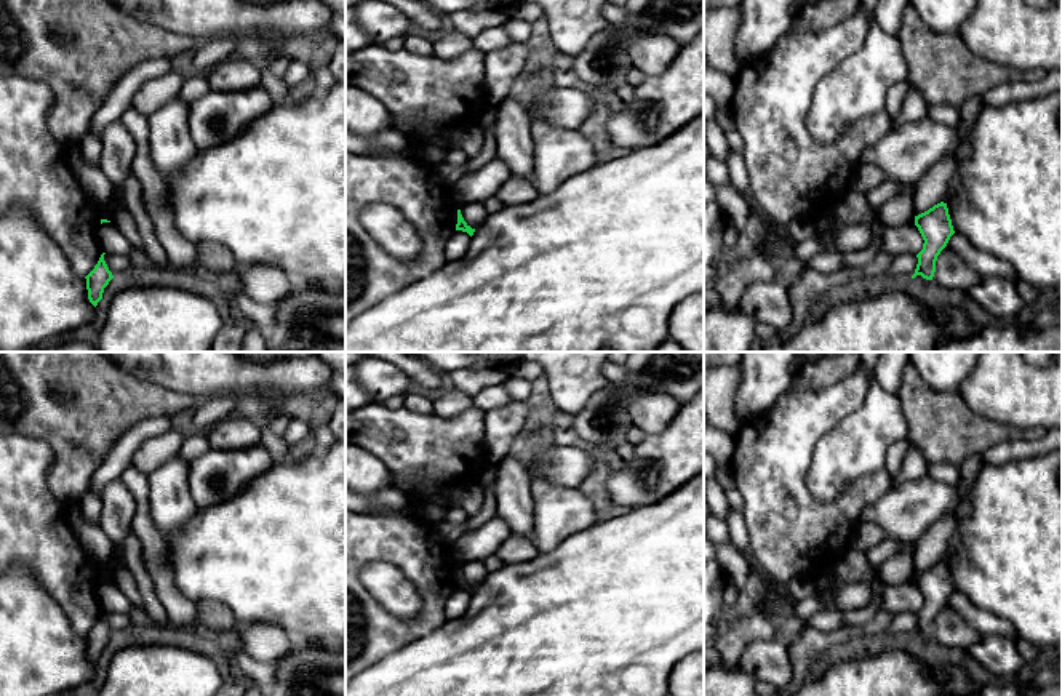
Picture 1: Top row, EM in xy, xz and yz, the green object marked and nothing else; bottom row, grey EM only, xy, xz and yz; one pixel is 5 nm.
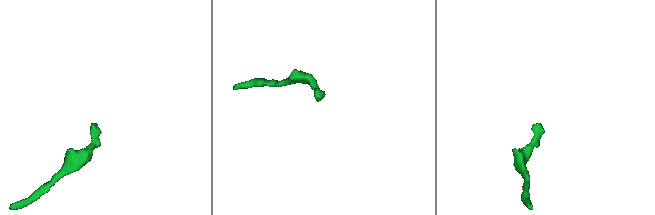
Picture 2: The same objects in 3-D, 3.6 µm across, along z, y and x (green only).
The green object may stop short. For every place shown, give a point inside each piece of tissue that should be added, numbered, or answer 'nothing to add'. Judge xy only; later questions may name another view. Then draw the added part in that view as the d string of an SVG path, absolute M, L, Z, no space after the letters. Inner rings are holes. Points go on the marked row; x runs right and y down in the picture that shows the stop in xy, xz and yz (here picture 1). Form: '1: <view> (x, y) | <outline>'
nothing to add

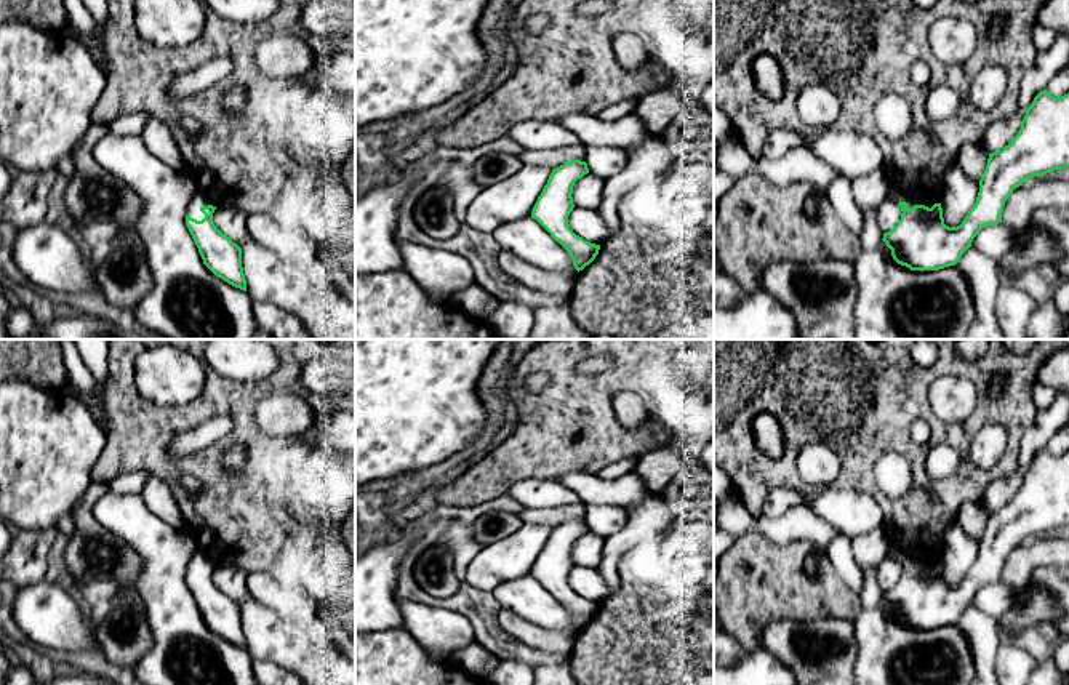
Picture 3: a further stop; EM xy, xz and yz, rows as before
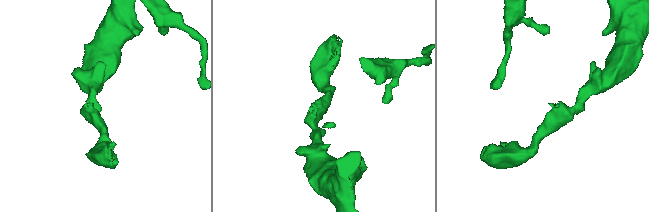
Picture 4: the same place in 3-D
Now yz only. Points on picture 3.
1: yz (893, 194) | M890 186L887 197L893 202L906 202L907 208L912 210L915 205L920 205L917 200L914 200L911 195L901 192L895 186Z

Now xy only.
1: xy (194, 205) | M197 195L187 205L187 216L202 221L205 214L200 211L202 206L208 206L211 202L206 197Z

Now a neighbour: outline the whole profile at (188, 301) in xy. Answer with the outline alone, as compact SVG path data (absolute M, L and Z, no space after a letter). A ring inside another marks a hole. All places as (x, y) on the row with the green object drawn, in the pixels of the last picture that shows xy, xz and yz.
M106 133L93 147L94 160L128 184L141 198L134 226L150 267L152 290L130 310L146 333L166 339L250 339L259 325L246 291L216 277L205 264L186 226L189 202L197 186L189 171L178 171L158 160L139 136Z

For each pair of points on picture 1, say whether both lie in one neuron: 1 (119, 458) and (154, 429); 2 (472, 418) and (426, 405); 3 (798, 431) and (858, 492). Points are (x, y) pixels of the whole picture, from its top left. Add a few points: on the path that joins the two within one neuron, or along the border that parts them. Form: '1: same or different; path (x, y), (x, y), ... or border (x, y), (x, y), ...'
1: same; path (125, 448), (144, 429)
2: different; border (403, 407), (413, 412), (431, 413)
3: same; path (797, 461), (797, 490), (816, 509), (827, 509)

